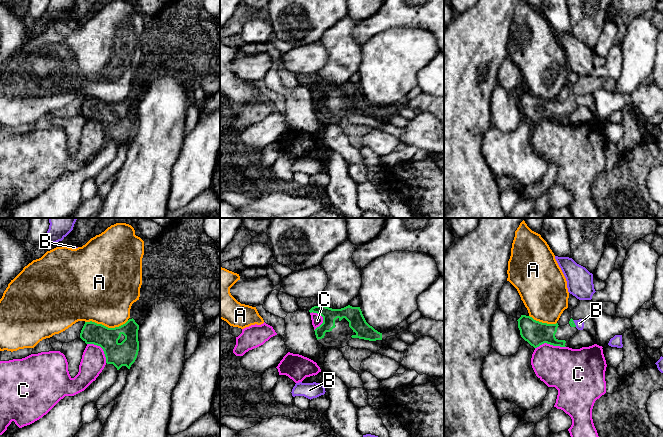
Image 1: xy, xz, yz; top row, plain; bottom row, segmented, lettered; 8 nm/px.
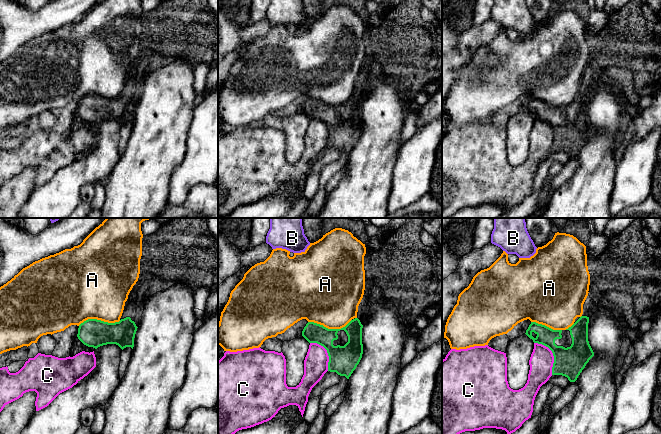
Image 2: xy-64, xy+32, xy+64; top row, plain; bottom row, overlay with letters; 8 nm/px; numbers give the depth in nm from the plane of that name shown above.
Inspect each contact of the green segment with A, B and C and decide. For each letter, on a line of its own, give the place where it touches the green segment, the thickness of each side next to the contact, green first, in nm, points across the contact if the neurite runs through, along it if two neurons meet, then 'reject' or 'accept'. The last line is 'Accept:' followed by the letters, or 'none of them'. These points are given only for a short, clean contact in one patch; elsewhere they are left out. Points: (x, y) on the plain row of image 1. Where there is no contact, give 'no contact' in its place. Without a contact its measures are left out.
A: meets green in xy at (106, 103); 190 nm thick on the green side, 440 nm on the other; border along xy (128, 96), (114, 103), (106, 103), (91, 97), (85, 98); reject
B: meets green in yz at (574, 99); 50 nm thick on the green side, 70 nm on the other; border along yz (572, 96), (576, 102); reject
C: meets green in yz at (550, 120); 200 nm thick on the green side, 340 nm on the other; border along yz (565, 122), (553, 122), (542, 119), (535, 124); reject
Accept: none of them

